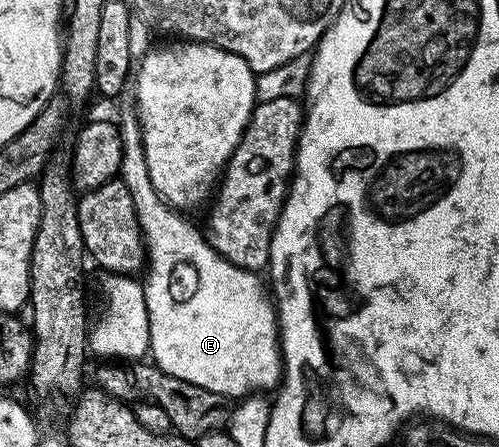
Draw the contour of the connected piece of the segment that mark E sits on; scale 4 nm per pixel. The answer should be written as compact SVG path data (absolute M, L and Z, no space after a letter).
M135 116L128 117L125 121L121 120L119 122L120 134L122 135L122 163L120 164L120 172L118 174L119 180L122 180L126 183L126 191L130 191L130 199L134 199L134 209L138 211L138 223L140 224L140 230L142 231L142 235L144 236L144 248L146 250L146 272L142 277L142 284L144 286L144 294L146 295L146 311L148 312L148 318L150 319L150 357L154 364L162 370L164 373L169 373L170 375L174 375L178 379L182 379L186 383L194 383L198 387L206 387L206 391L214 391L218 394L219 397L223 397L225 399L233 399L232 397L236 397L235 399L243 399L248 397L249 395L255 394L257 391L264 391L260 389L272 389L275 390L277 386L281 384L282 381L282 346L278 340L278 314L276 312L276 306L270 300L269 290L266 288L265 282L264 285L259 280L261 279L257 274L251 273L248 269L243 269L242 267L238 267L234 263L230 263L225 257L222 256L218 251L214 251L212 246L208 244L208 238L205 236L203 232L200 233L195 229L194 226L191 225L190 222L187 221L185 214L183 212L177 211L172 208L171 205L168 204L167 201L164 200L162 195L158 195L158 191L154 191L154 183L150 183L150 170L146 167L146 155L144 154L144 144L142 143L142 135L140 134L140 126L138 124L137 118Z

